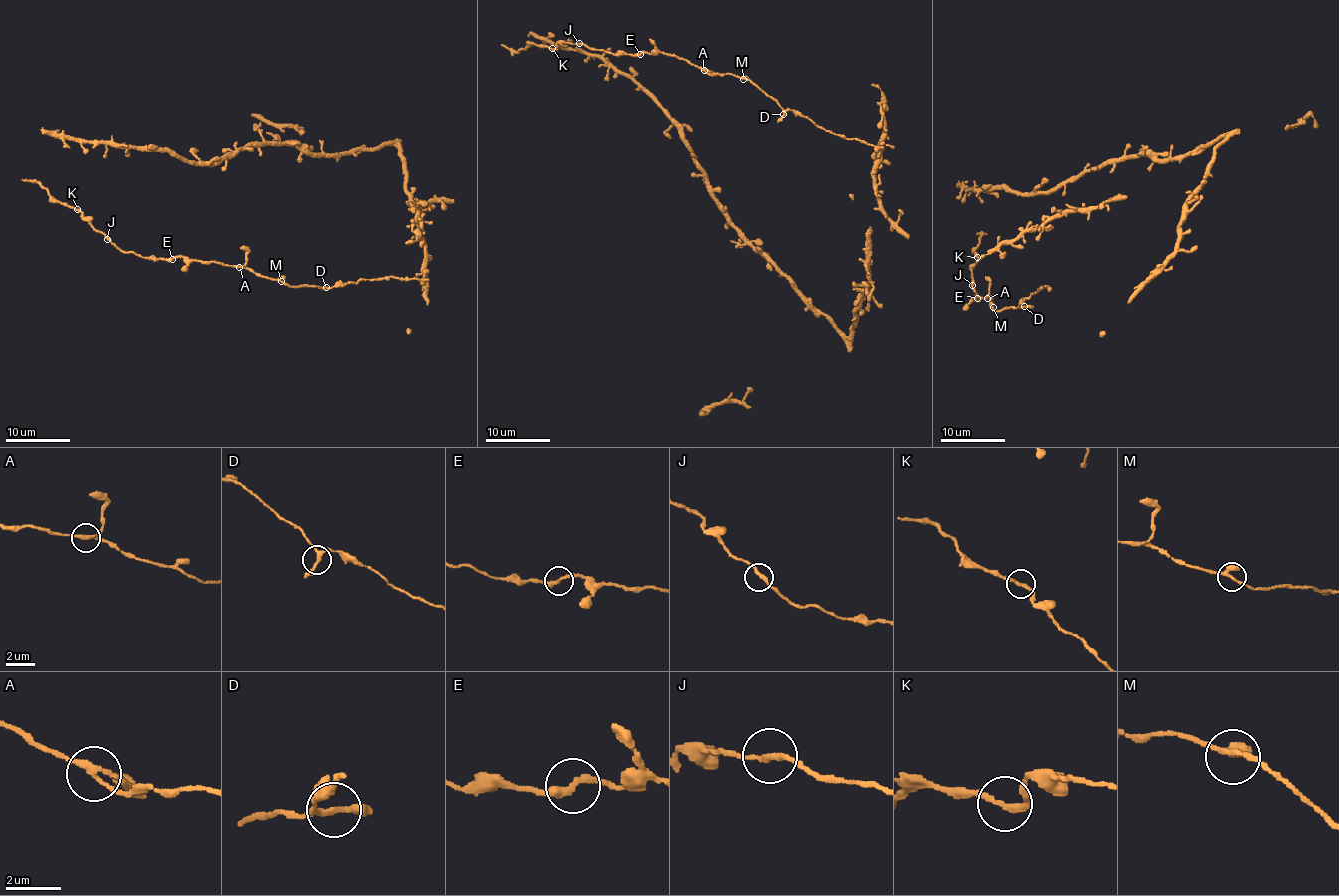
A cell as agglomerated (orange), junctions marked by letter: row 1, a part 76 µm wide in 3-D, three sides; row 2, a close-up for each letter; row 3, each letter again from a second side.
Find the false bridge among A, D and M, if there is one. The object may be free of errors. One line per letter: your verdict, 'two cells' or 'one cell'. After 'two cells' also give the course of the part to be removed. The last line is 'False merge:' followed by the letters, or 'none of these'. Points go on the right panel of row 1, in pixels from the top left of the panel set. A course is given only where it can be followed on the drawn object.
A: one cell
D: one cell
M: one cell
False merge: none of these

